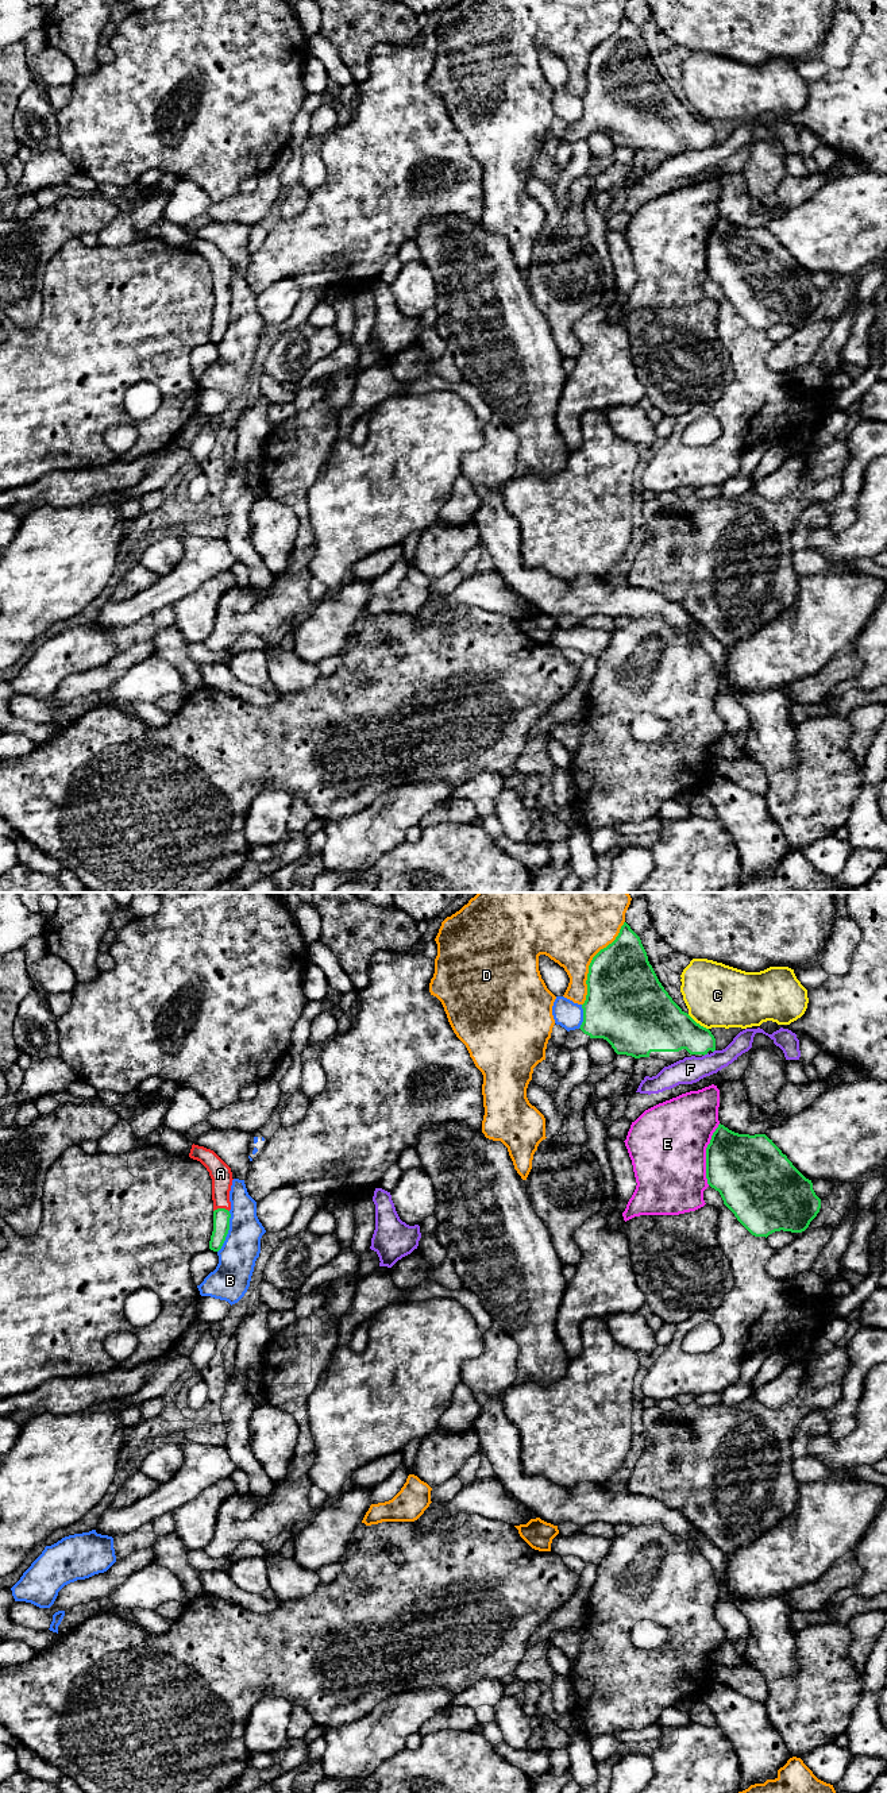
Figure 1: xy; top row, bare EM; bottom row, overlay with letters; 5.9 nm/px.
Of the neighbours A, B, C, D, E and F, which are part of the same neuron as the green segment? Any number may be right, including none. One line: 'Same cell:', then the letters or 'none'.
Same cell: A

